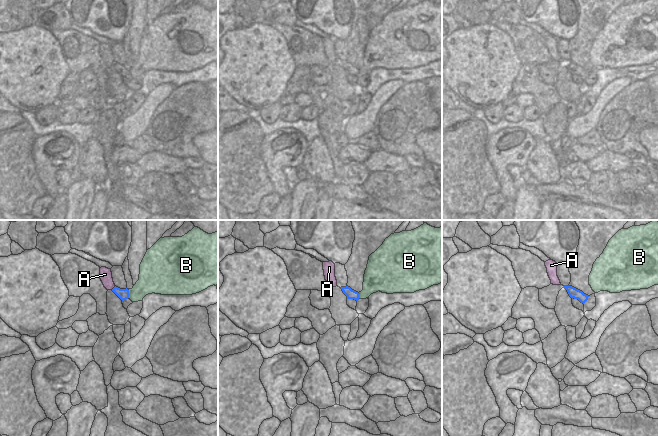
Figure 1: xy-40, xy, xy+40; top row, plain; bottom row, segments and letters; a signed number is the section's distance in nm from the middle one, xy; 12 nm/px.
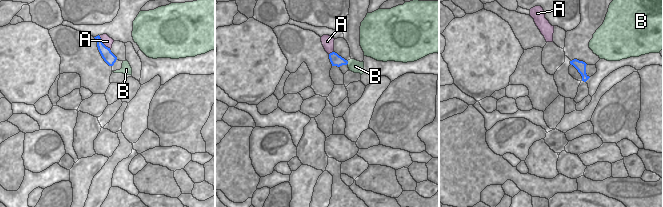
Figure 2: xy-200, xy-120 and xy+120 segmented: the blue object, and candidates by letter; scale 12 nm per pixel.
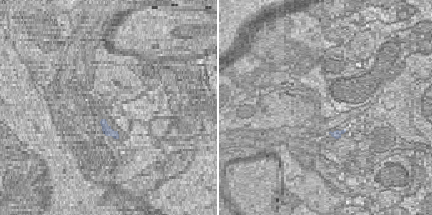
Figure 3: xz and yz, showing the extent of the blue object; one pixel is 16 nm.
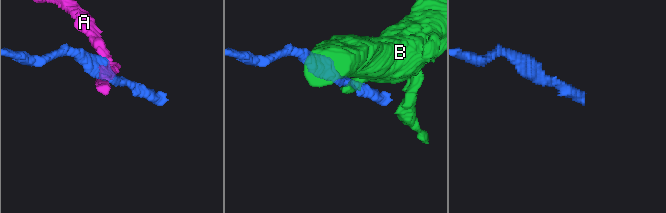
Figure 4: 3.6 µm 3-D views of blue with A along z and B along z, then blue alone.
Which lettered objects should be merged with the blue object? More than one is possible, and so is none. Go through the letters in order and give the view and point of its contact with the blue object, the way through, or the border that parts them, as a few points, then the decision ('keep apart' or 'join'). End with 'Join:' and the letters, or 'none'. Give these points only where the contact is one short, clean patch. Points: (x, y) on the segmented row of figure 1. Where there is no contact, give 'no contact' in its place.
A: contact xy-40 (114, 287); keep apart
B: contact xy-40 (128, 293); border xy-40 (127, 289), (129, 297); keep apart
Join: none

